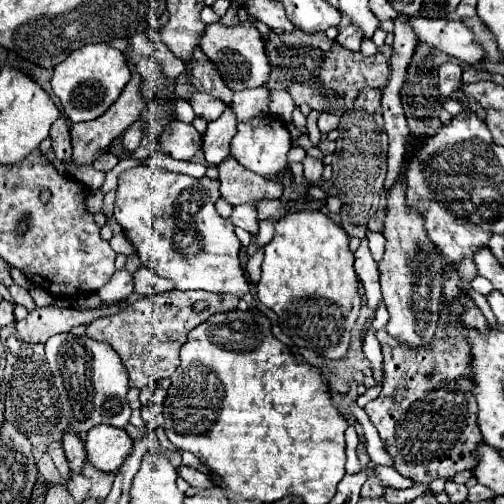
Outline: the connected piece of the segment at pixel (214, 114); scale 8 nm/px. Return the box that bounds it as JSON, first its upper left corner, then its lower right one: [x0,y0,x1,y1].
[188,93,226,121]

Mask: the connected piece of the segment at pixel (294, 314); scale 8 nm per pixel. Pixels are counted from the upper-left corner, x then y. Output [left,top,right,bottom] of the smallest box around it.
[256,211,360,361]

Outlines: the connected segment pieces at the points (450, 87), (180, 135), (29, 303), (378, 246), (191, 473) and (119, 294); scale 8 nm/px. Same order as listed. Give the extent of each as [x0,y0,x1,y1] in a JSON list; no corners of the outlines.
[[438,63,462,97],[158,119,200,161],[10,285,34,311],[368,231,384,263],[176,465,214,489],[98,271,134,303]]

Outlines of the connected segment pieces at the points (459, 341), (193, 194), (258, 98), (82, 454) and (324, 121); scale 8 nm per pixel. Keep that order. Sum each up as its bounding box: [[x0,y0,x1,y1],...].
[[366,305,482,483],[114,163,248,297],[230,87,268,121],[62,431,86,473],[318,113,340,133]]

